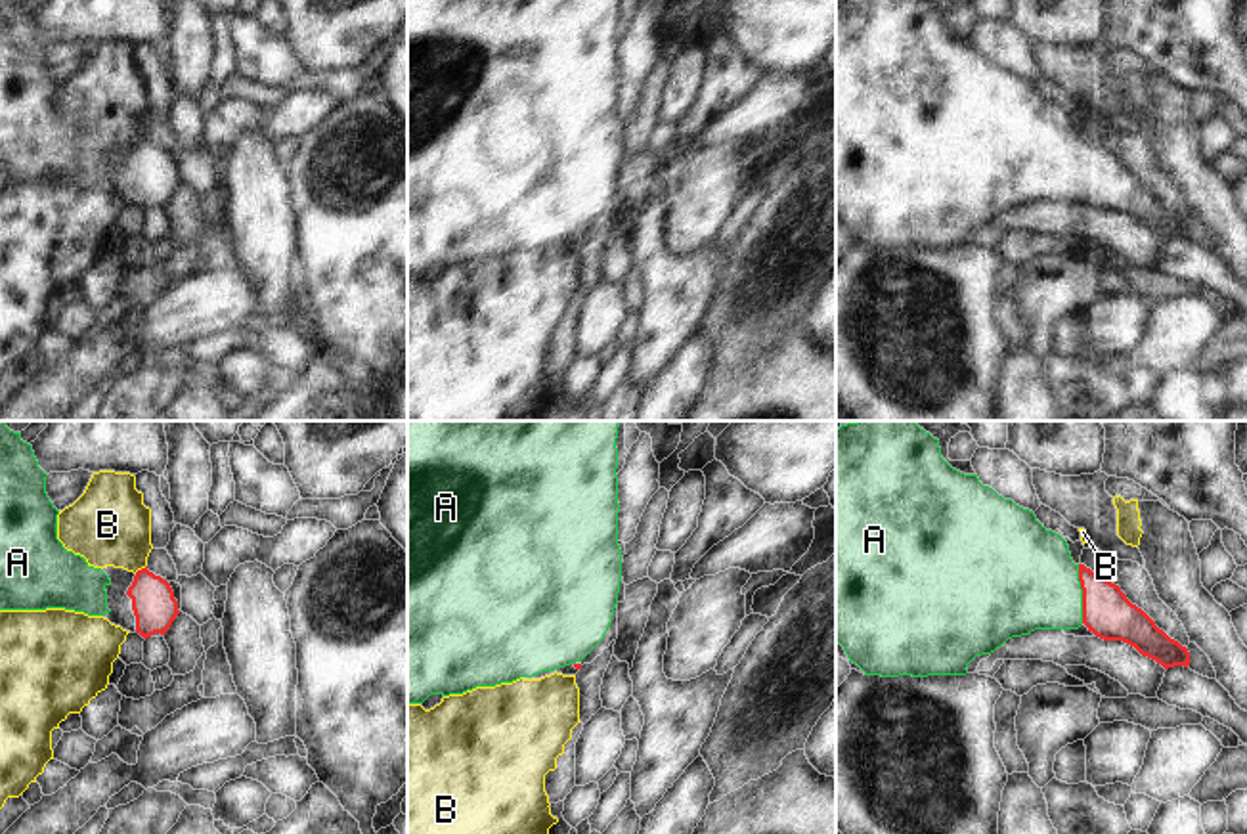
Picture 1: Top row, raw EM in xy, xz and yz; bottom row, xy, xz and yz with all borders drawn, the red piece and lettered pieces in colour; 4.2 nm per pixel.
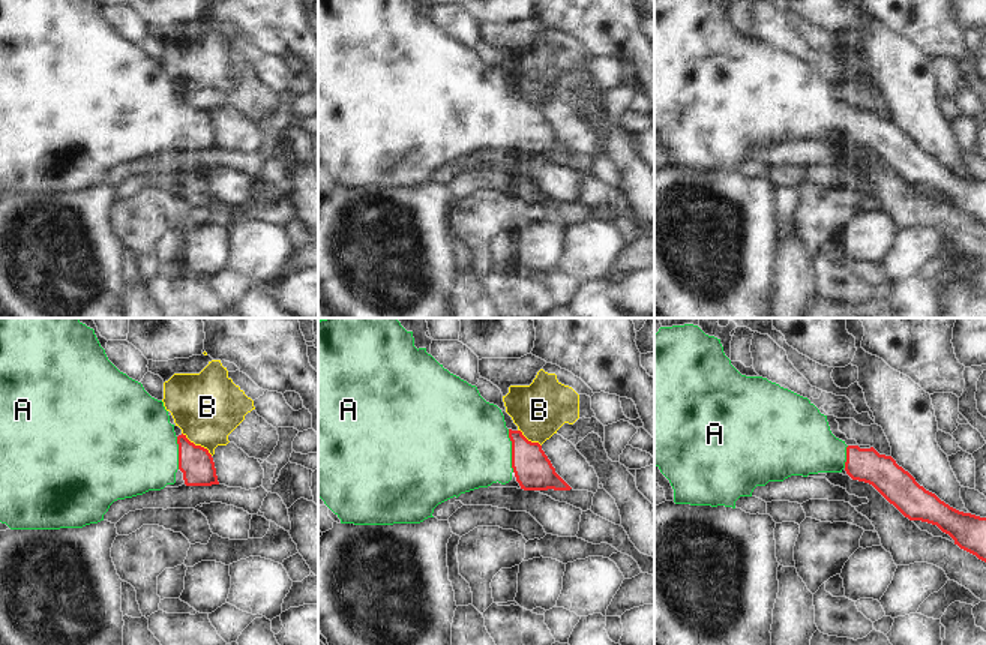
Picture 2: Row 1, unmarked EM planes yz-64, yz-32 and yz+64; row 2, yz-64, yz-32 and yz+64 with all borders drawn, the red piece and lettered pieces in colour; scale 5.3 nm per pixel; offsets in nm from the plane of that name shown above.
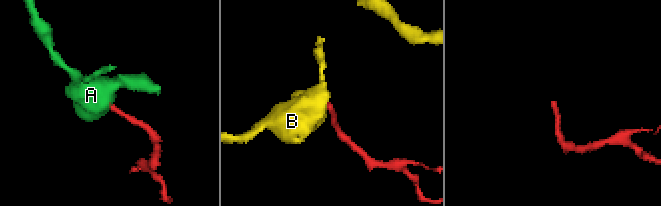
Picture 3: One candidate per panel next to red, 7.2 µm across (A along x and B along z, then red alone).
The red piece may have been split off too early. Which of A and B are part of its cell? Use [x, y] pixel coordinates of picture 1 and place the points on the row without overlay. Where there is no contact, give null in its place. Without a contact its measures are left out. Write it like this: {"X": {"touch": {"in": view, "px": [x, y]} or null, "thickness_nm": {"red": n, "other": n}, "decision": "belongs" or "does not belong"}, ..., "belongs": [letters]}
{"A": {"touch": {"in": "yz", "px": [1083, 165]}, "thickness_nm": {"red": 200, "other": 420}, "decision": "belongs"}, "B": {"touch": {"in": "xy", "px": [142, 140]}, "thickness_nm": {"red": 180, "other": 340}, "decision": "does not belong"}, "belongs": ["A"]}

